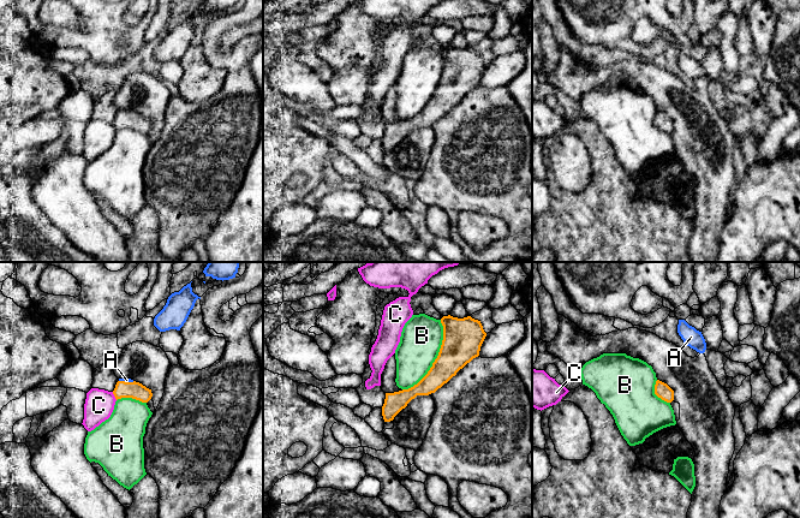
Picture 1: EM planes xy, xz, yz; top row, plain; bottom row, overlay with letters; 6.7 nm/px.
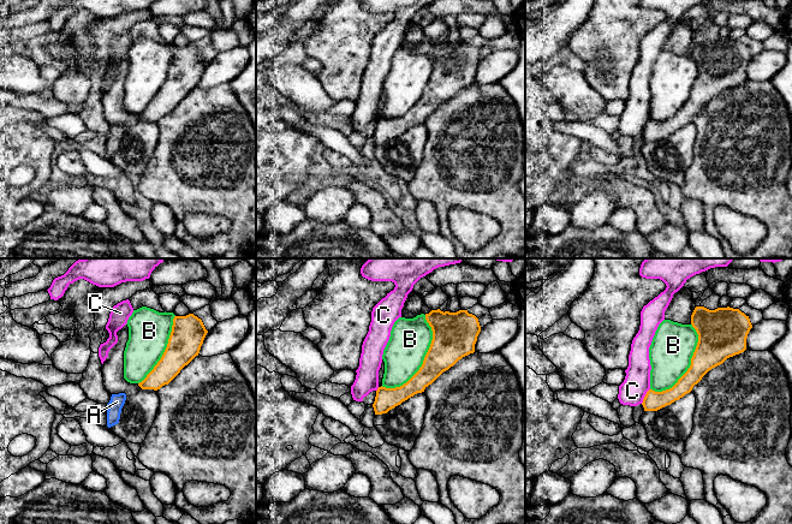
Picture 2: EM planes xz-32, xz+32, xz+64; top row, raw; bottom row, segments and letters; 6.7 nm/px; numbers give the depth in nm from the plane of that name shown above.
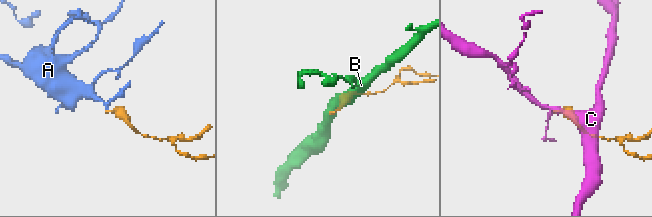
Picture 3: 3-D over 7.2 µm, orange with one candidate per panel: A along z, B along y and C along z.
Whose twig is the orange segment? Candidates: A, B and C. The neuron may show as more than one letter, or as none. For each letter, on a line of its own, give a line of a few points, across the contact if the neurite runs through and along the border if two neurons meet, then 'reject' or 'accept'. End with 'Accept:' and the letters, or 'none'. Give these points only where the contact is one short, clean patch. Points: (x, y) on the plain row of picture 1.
A: accept
B: reject
C: line xy (112, 123), (117, 130); reject
Accept: A

